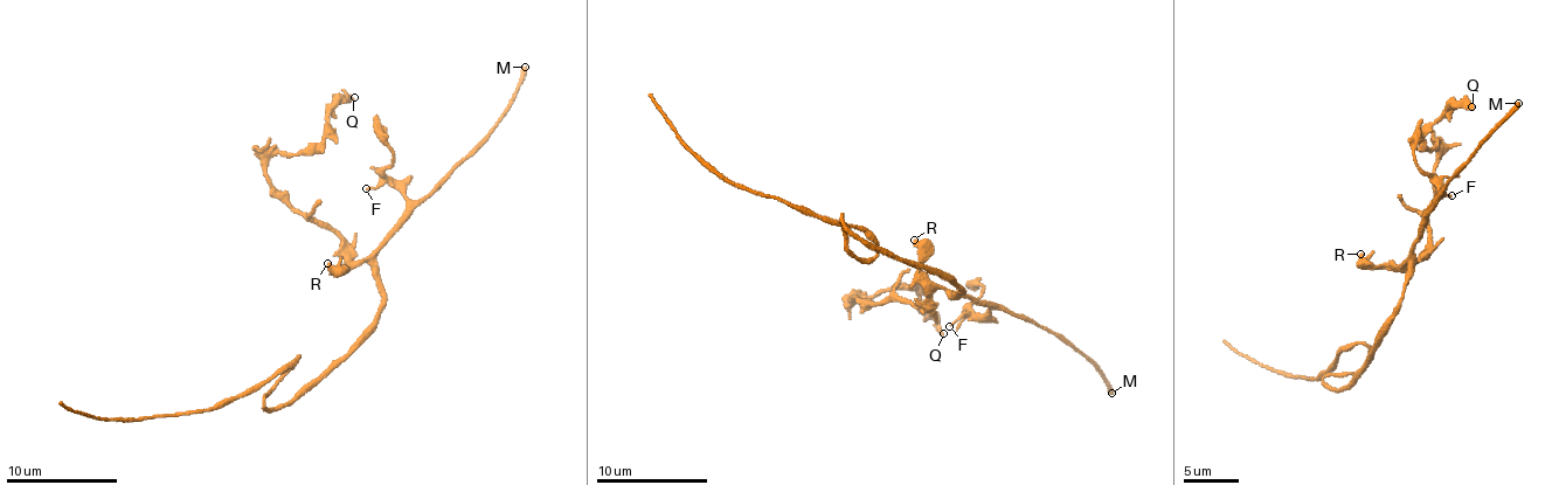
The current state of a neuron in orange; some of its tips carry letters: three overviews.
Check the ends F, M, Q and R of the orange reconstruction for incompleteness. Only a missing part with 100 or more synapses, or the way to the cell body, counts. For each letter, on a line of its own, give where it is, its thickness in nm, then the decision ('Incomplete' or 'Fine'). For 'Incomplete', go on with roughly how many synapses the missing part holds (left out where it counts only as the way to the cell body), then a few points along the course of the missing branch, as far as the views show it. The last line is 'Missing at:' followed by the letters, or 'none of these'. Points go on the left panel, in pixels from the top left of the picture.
F: Place: (366, 188). Thickness 140 nm. Fine
M: Place: (525, 67). Thickness 360 nm. Incomplete. Roughly 150 synapses
Q: Place: (354, 97). Thickness 400 nm. Fine
R: Place: (327, 263). Thickness 400 nm. Fine
Missing at: M

